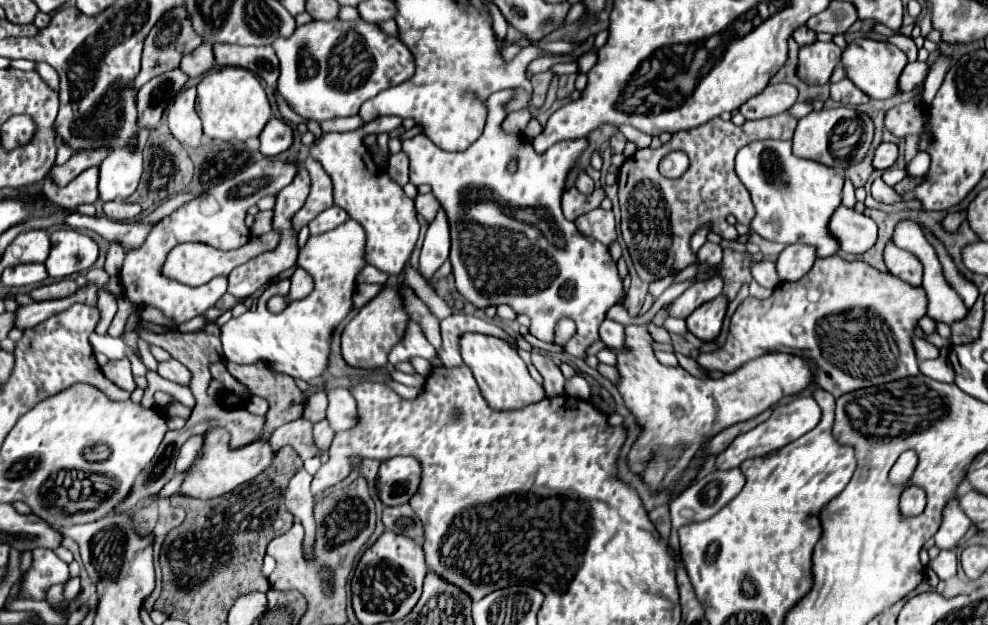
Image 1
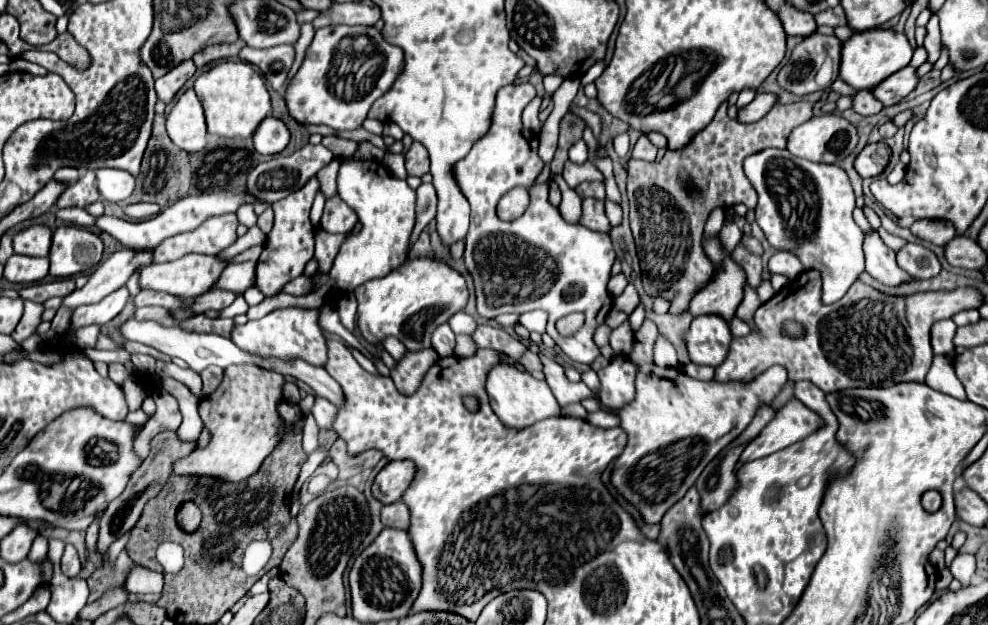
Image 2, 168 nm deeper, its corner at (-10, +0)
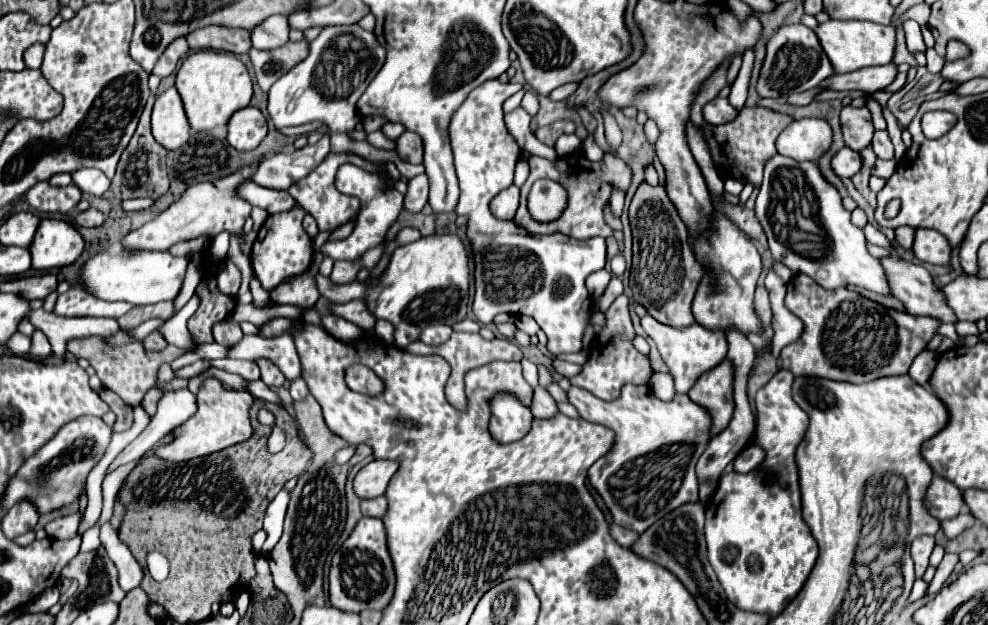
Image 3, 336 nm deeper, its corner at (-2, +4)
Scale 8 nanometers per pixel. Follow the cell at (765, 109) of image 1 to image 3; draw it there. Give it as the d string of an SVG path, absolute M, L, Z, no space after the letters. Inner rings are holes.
M716 97L708 105L704 105L702 113L708 125L724 125L736 119L736 109L728 103L728 99L722 99L722 97Z

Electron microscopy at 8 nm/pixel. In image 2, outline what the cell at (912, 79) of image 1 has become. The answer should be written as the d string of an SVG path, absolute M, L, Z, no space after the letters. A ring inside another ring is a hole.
M910 65L900 69L898 73L894 73L892 77L888 77L880 87L876 87L872 93L876 95L878 101L884 103L884 107L900 103L902 99L906 99L918 85L920 77L916 73L916 69L912 69Z

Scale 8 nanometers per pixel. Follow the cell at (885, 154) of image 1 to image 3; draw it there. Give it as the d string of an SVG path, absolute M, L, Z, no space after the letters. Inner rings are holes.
M842 147L834 157L832 157L832 171L838 177L852 177L854 173L858 173L862 159L858 153L852 153L848 147Z

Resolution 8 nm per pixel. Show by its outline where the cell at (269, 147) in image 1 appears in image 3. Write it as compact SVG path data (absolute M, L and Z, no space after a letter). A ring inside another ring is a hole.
M248 105L244 109L238 109L228 119L228 143L238 151L250 151L260 145L260 141L266 137L268 125L260 109Z

